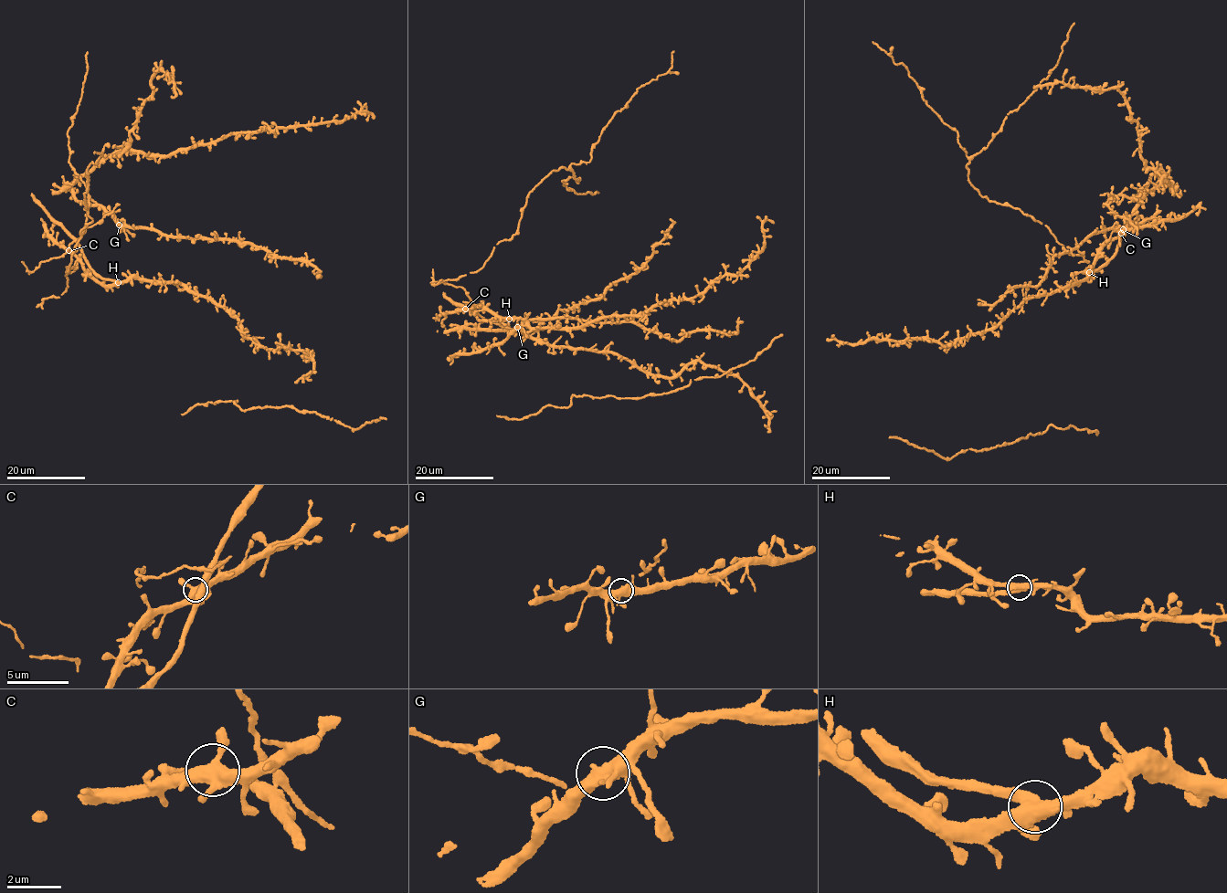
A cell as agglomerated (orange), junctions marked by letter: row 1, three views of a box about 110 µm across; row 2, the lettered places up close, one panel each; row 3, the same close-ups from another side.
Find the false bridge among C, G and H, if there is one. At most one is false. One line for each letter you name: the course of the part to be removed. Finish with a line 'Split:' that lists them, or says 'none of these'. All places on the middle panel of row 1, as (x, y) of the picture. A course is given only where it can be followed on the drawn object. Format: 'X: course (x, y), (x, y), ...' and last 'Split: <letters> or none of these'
H: course (509, 319), (479, 320), (443, 293)
Split: H

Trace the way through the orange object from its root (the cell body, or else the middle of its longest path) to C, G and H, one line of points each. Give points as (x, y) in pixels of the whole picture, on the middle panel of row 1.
C: (498, 320), (507, 320), (491, 314), (481, 304), (465, 309)
G: (498, 320), (479, 320), (475, 311), (486, 320), (509, 328), (509, 334), (517, 327)
H: (498, 320), (509, 319)

